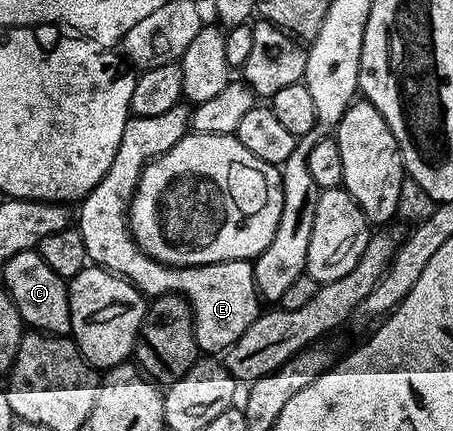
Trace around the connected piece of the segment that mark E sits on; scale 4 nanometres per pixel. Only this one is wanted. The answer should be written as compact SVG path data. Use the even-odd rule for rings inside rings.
M183 105L157 117L132 118L123 131L113 165L109 165L105 177L101 177L99 184L82 200L77 230L85 241L88 260L94 266L104 267L106 271L127 279L144 296L167 297L178 293L189 301L198 350L223 353L261 314L261 296L255 287L254 266L246 259L234 259L224 263L202 263L200 267L169 267L150 259L139 248L129 226L131 199L149 156L155 157L169 150L188 127L189 111Z

